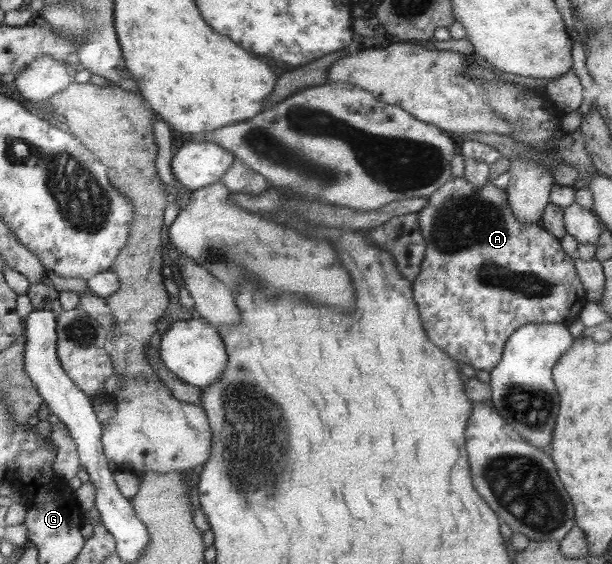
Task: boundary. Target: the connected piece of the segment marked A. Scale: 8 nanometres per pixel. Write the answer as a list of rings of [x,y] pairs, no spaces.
[[[455,177],[443,186],[435,190],[430,197],[430,204],[419,213],[420,224],[423,235],[427,240],[427,253],[422,263],[421,271],[414,282],[414,298],[416,299],[420,310],[422,311],[422,320],[430,340],[436,343],[451,359],[459,360],[459,363],[469,364],[474,370],[490,372],[498,365],[502,357],[502,351],[505,349],[506,339],[514,333],[518,327],[526,323],[564,323],[564,326],[570,325],[571,321],[577,317],[585,303],[585,292],[582,283],[579,283],[580,276],[576,272],[573,256],[563,253],[559,240],[551,235],[545,228],[537,224],[528,224],[520,222],[514,218],[510,210],[509,203],[503,201],[503,189],[493,186],[491,183],[483,187],[472,187],[469,182],[463,180],[463,177]]]

